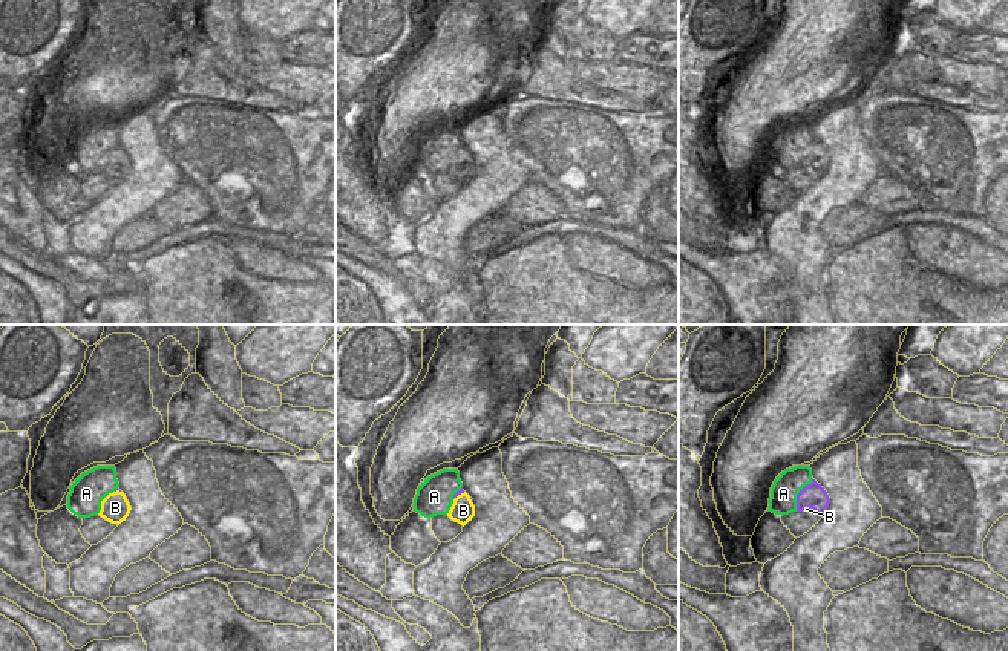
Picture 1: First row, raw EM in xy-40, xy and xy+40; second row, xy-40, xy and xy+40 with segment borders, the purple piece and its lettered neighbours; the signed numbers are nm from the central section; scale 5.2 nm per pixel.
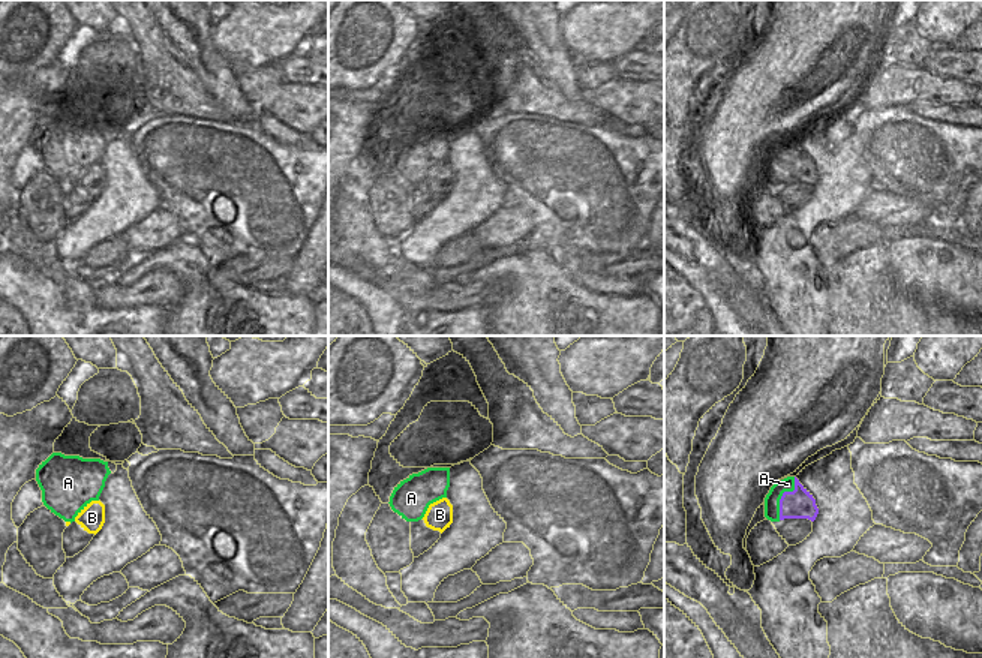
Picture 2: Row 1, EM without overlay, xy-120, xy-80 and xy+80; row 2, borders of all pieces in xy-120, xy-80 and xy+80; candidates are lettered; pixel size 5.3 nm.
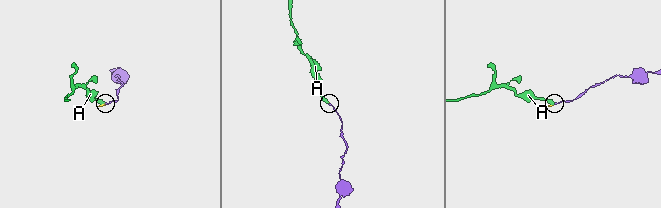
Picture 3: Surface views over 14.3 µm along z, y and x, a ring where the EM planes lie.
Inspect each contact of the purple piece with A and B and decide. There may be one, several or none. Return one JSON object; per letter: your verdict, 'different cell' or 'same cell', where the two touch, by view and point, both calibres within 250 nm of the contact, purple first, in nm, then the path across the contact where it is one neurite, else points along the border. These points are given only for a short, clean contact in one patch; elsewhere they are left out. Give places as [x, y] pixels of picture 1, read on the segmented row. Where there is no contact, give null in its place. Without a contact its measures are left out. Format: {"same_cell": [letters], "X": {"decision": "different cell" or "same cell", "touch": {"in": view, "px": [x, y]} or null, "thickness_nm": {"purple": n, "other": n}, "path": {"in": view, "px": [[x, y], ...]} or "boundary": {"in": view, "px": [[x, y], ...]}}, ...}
{"same_cell": ["B"], "A": {"decision": "different cell", "touch": {"in": "xy+40", "px": [797, 495]}, "thickness_nm": {"purple": 130, "other": 140}}, "B": {"decision": "same cell", "touch": {"in": "xy", "px": [460, 493]}, "thickness_nm": {"purple": 20, "other": 120}, "path": {"in": "xy", "px": [[460, 490], [460, 493], [463, 510]]}}}

